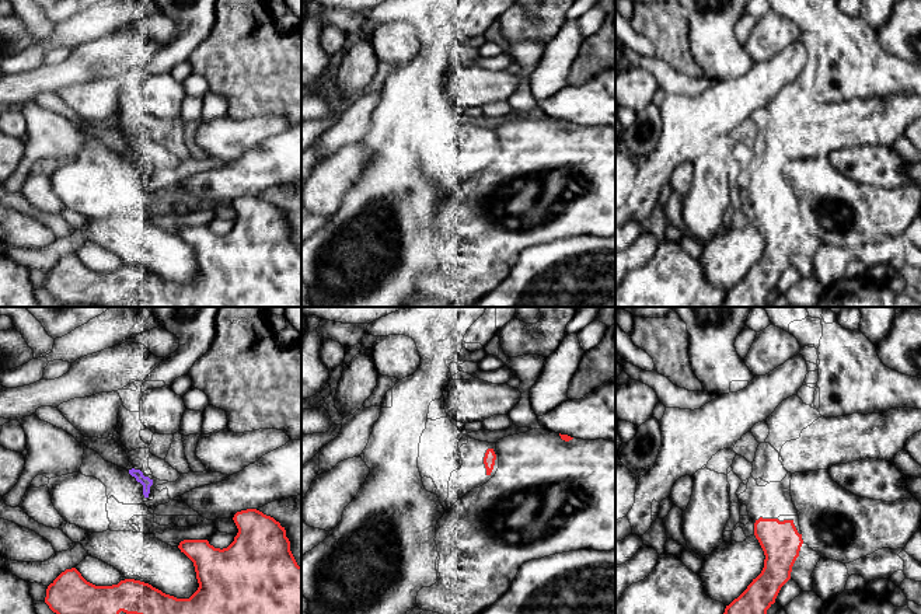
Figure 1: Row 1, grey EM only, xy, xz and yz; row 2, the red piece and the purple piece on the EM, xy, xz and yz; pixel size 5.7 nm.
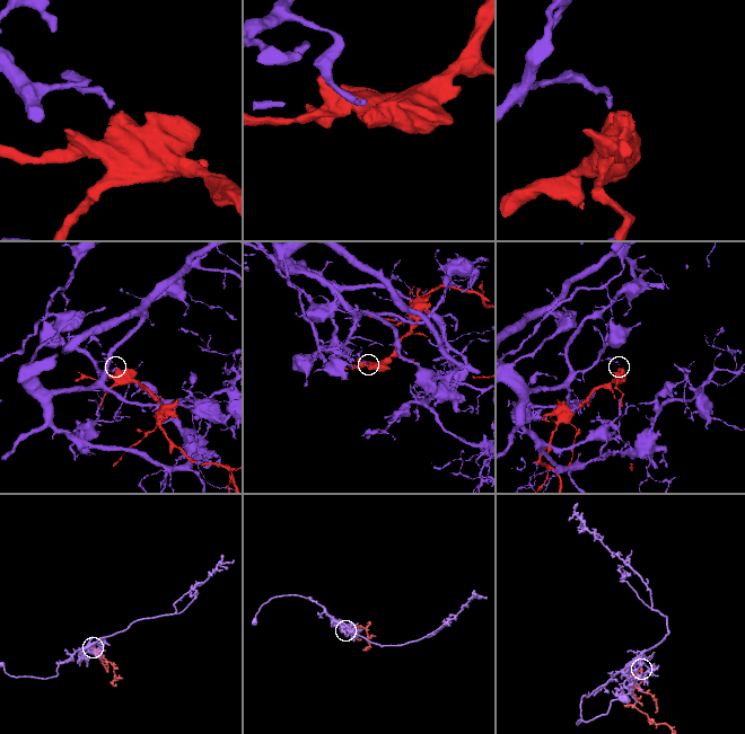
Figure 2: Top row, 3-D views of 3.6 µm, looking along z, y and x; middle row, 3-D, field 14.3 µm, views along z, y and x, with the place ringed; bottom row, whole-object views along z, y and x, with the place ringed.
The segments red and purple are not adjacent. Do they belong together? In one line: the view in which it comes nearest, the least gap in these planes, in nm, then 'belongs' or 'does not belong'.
xy | 320 nm | does not belong

